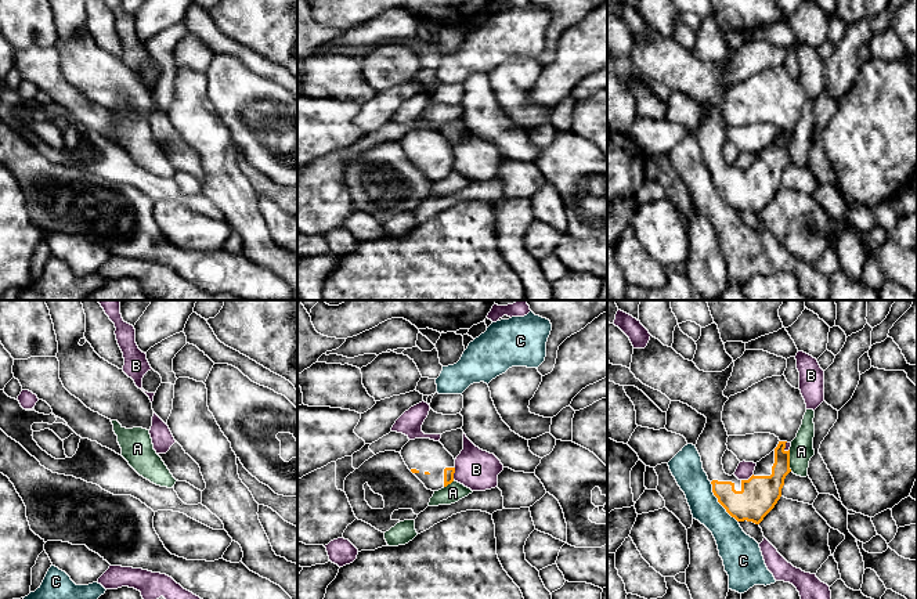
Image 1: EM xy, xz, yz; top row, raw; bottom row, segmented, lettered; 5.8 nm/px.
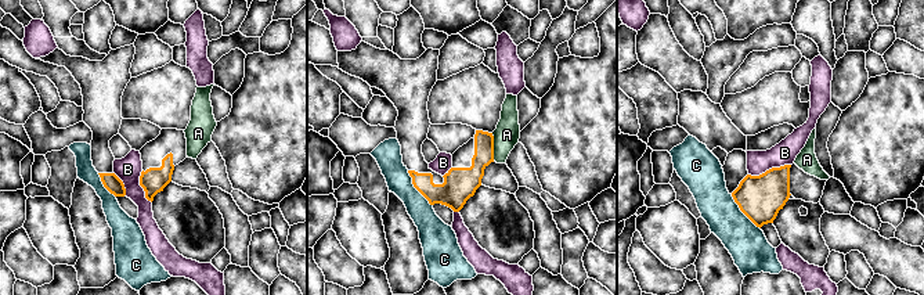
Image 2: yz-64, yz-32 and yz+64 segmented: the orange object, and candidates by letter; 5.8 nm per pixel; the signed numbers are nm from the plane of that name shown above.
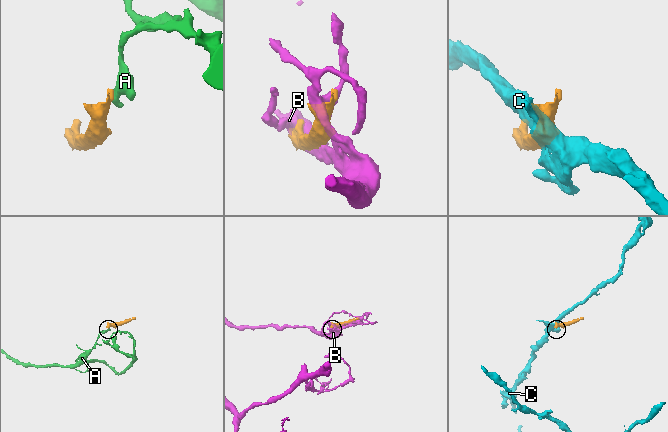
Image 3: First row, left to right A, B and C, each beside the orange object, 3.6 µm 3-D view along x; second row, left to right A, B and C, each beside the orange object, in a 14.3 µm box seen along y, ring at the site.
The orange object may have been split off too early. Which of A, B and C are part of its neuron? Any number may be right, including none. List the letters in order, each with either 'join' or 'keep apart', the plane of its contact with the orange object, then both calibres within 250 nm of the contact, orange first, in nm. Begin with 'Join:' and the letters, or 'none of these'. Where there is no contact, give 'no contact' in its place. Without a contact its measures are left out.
Join: none of these
A: keep apart; meets orange in yz; 200 nm thick on the orange side, 140 nm on the other
B: keep apart; meets orange in xz; 60 nm thick on the orange side, 240 nm on the other
C: keep apart; meets orange in yz; 220 nm thick on the orange side, 180 nm on the other

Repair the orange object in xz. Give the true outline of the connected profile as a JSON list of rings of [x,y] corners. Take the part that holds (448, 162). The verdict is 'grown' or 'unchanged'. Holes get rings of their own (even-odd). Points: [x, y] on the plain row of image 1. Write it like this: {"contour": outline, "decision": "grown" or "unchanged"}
{"contour": [[[409,130],[400,144],[427,180],[438,181],[454,172],[455,149],[440,131]]], "decision": "grown"}

